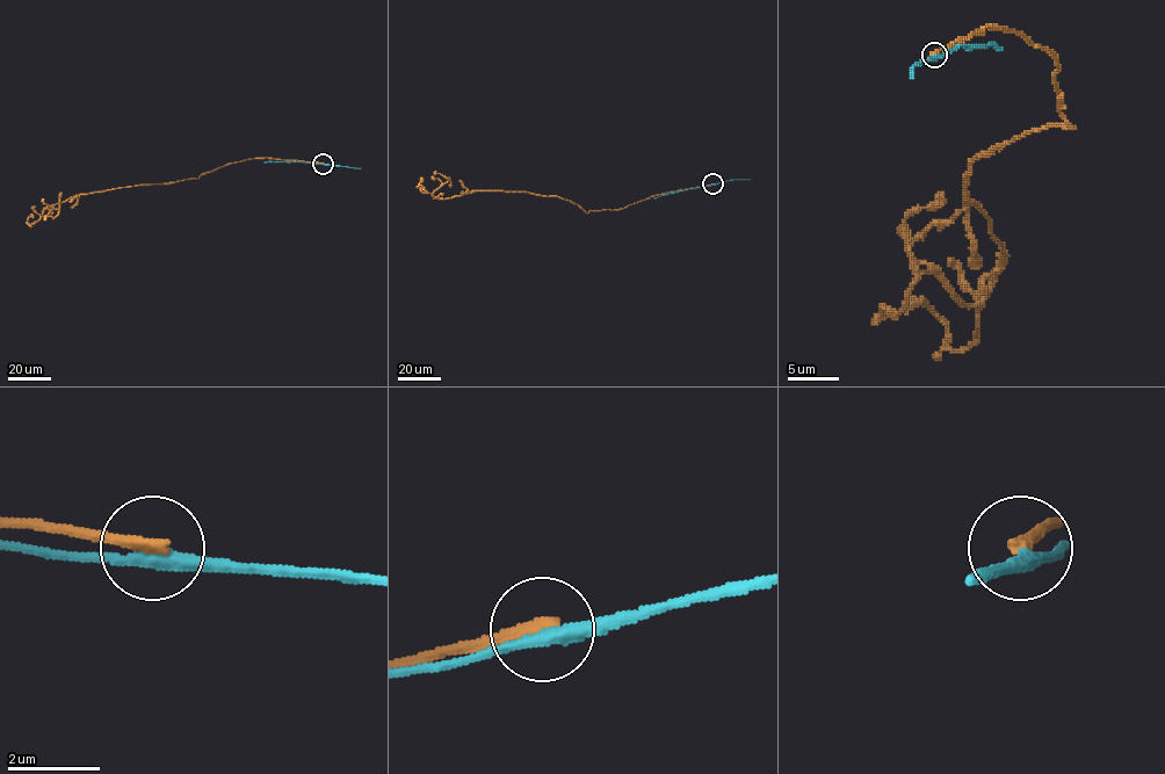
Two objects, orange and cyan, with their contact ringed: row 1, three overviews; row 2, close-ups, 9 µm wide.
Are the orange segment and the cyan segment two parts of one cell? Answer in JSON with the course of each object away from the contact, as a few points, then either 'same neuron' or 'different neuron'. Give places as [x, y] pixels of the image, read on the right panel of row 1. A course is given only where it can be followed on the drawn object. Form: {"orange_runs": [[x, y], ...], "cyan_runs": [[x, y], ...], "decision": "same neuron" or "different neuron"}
{"orange_runs": [[933, 55], [1012, 29], [1072, 127], [971, 161], [989, 291], [923, 274], [875, 324]], "cyan_runs": [[935, 55], [959, 44], [986, 44], [1001, 50]], "decision": "different neuron"}

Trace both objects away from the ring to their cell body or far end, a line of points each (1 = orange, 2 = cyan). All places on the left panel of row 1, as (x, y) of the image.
1: (323, 164), (252, 158), (199, 179), (80, 194), (49, 205), (43, 216), (58, 211), (44, 219)
2: (323, 164), (265, 163)

